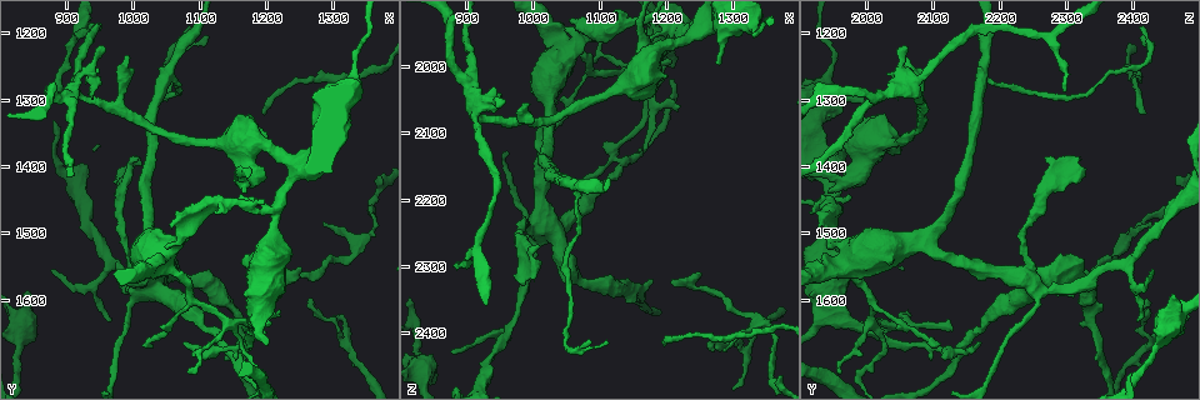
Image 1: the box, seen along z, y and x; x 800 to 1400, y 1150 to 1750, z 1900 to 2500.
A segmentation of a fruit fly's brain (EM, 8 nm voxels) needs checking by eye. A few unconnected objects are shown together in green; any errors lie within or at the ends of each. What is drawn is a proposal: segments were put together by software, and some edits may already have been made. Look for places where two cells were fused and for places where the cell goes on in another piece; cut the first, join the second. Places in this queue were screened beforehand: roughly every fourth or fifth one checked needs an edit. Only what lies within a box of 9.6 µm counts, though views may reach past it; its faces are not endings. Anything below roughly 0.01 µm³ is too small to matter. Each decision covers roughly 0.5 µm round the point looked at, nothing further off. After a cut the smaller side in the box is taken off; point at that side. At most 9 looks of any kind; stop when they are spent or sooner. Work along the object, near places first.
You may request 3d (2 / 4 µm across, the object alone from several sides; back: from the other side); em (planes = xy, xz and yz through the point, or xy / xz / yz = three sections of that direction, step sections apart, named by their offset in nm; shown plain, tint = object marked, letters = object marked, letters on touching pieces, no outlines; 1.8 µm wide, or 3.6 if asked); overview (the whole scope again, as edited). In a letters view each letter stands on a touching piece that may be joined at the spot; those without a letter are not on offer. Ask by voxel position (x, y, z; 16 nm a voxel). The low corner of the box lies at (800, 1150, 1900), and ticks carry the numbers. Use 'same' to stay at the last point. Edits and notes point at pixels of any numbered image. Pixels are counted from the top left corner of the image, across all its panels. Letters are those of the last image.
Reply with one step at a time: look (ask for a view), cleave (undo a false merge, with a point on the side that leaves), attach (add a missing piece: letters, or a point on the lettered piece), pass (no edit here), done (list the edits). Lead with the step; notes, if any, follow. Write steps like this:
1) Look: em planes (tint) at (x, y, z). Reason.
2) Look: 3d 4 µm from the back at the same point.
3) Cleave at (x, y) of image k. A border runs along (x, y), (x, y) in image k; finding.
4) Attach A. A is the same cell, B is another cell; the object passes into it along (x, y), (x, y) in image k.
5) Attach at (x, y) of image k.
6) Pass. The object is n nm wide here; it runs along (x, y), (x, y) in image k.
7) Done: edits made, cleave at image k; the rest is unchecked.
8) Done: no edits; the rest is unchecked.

Look: em xy step 4 (tint) at (1145, 1635, 2010). Narrows sharply.

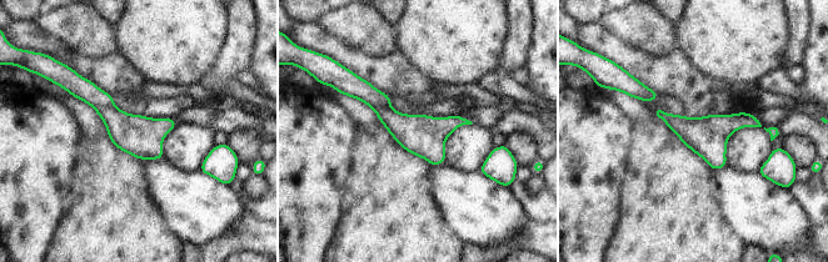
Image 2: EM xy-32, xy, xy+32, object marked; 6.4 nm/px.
Look: em planes (letters) at the same point. Cut it another way.

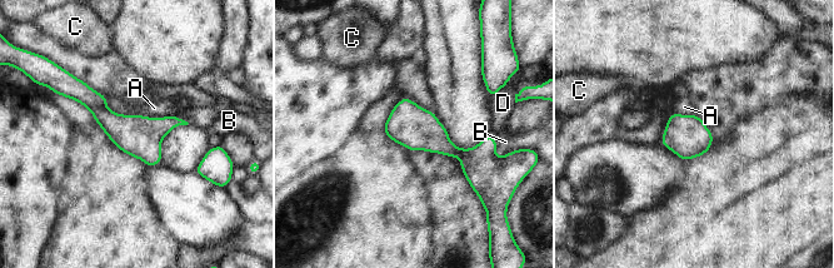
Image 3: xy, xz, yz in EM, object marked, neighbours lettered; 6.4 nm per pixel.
Pass. The longest contact is with A, 480 nm; A, B, C and D are other cells; it runs along (70, 94), (116, 127), (179, 122) in image 3; all the same cell.

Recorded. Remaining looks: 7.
Look: em planes (letters) at (1055, 1555, 1980). Thick turns thin.

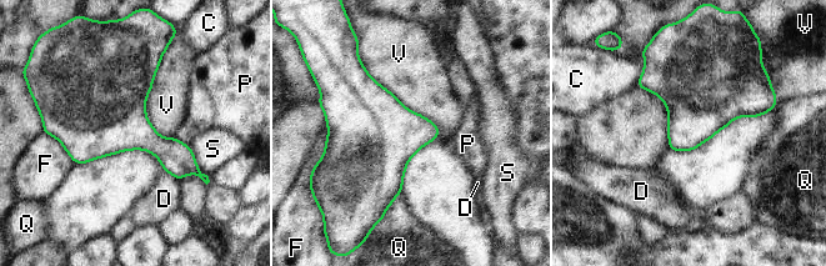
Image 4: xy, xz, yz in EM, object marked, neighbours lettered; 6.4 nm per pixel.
Pass. The longest contact is with V, 700 nm; C, D, F, P, Q, S and V are other cells; a border runs along (361, 63), (427, 118), (439, 136) in image 4; all the same cell.

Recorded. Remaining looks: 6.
Look: 3d 4 µm from the back at (1015, 1575, 2245). Thin neck.

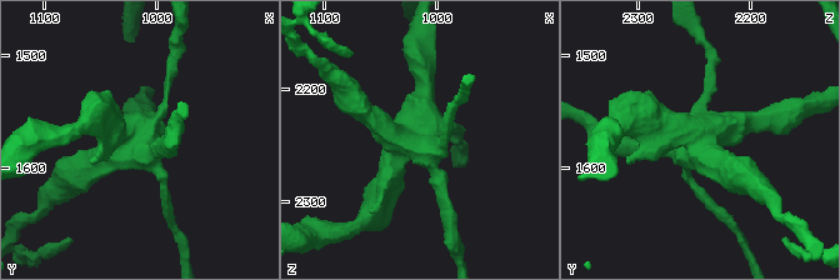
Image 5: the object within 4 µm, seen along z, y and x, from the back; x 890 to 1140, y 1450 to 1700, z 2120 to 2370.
Look: em 3.6 µm xy step 8 (tint) at (1012, 1572, 2246). Now the EM.

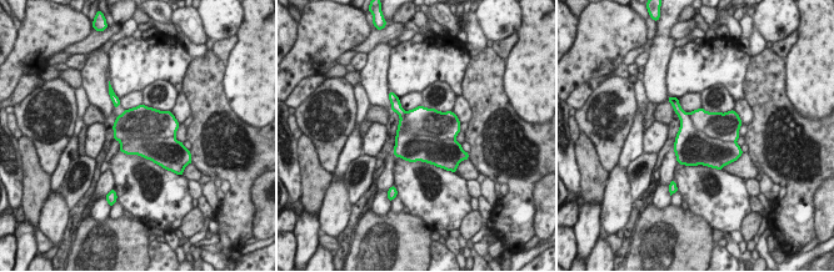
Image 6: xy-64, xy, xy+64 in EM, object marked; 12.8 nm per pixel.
Look: em 3.6 µm planes (letters) at the same point.

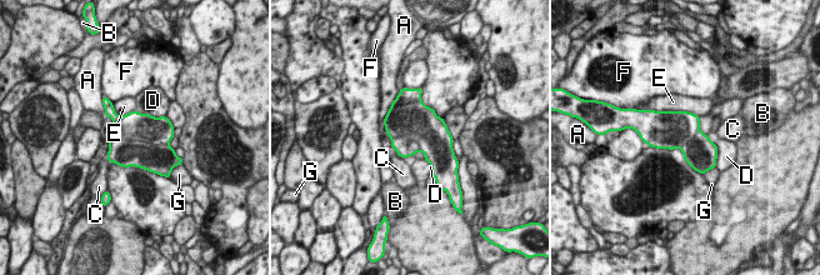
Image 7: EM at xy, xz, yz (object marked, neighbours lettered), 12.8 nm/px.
Cleave at (124, 153) of image 7. A, B, C, D, E, F and G are other cells; a second cell is stuck on.

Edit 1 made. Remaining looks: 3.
Look: 3d 4 µm at (1280, 1300, 1995). An open end.

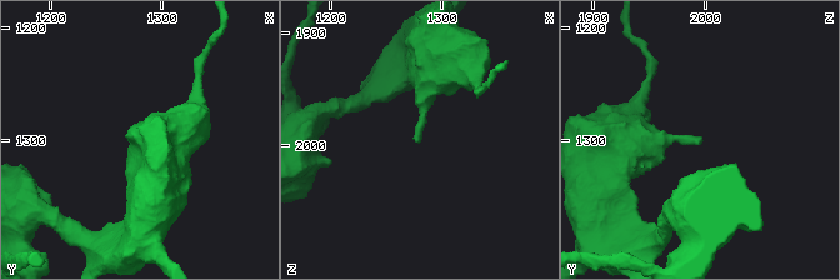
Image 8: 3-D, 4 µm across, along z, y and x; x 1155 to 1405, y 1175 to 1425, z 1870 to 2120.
Look: em planes (letters) at (1280, 1298, 1996). Need the tissue.

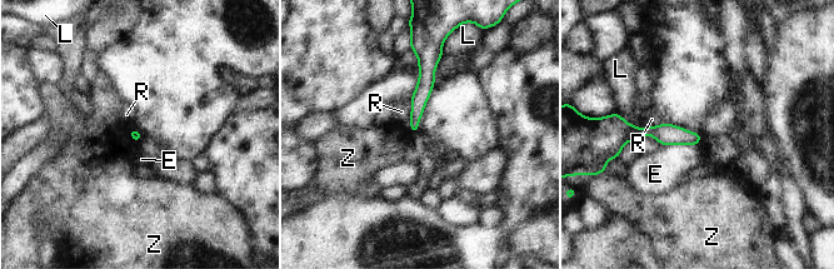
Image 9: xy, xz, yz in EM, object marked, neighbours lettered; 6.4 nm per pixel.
Pass. The longest contact is with E, 240 nm; E, L, R and Z are other cells; it runs along (434, 56), (427, 64), (413, 129) in image 9; no lettered piece goes on from it.

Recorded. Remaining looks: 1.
Done: edits made, cleave at image 7; the rest is unchecked.

